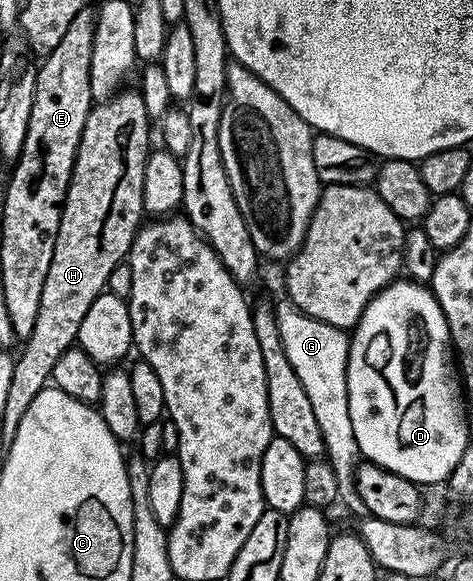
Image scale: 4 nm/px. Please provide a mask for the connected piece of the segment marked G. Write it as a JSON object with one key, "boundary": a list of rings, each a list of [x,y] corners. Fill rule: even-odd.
{"boundary":[[[279,308],[277,314],[280,339],[284,343],[288,363],[292,363],[292,371],[300,375],[304,391],[308,391],[308,400],[312,403],[312,411],[316,411],[316,419],[320,422],[320,431],[324,435],[325,456],[338,477],[338,488],[342,491],[349,490],[354,480],[356,462],[360,457],[352,431],[352,419],[348,415],[346,357],[350,353],[350,342],[343,330],[312,319],[296,308],[285,308]]]}

